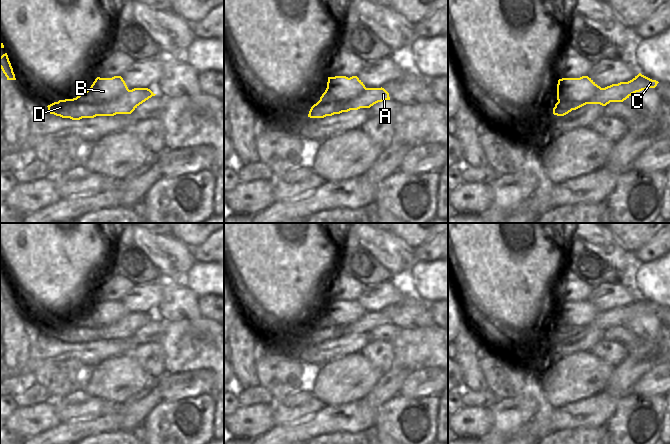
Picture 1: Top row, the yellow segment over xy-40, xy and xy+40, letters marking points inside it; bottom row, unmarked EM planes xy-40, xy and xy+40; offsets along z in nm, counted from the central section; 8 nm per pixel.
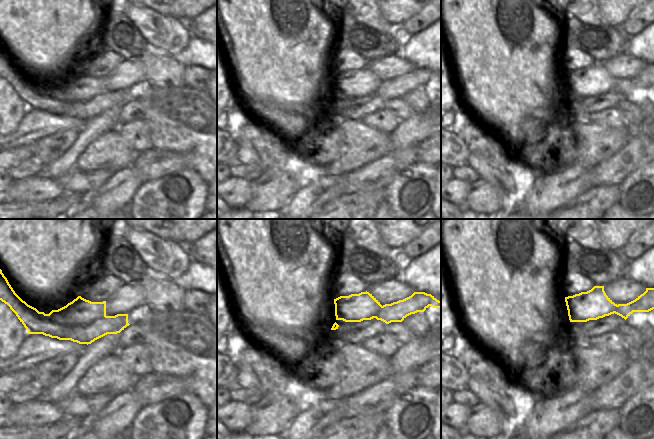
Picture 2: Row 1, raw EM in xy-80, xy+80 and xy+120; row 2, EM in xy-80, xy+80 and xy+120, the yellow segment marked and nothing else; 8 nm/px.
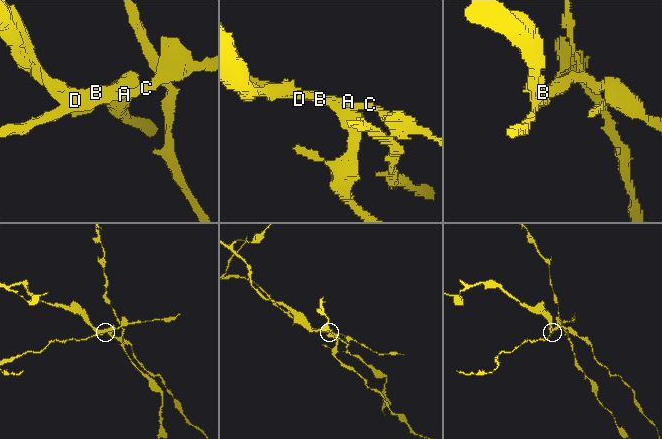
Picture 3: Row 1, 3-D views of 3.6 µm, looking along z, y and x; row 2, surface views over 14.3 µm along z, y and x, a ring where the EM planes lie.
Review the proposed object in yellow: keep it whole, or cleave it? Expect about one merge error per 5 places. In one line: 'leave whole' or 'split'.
split

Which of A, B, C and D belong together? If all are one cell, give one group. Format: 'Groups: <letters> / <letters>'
Groups: A C D / B

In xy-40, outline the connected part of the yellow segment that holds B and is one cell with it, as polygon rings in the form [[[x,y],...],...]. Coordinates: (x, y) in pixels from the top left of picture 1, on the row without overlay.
[[[121,300],[97,301],[91,311],[77,322],[86,328],[104,328],[118,322],[128,314]]]

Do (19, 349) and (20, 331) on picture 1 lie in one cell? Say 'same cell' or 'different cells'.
same cell

